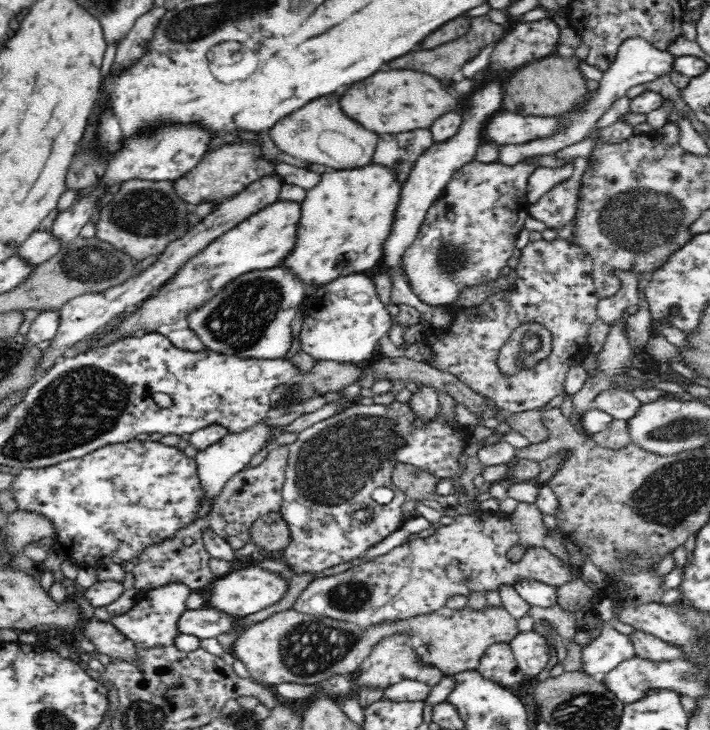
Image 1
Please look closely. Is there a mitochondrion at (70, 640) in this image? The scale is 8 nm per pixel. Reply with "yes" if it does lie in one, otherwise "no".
no

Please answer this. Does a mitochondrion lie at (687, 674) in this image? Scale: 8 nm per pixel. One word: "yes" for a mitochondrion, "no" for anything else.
yes

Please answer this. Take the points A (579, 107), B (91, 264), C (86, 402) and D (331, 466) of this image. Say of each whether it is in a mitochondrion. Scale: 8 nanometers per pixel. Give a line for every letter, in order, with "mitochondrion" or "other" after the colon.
A: other
B: mitochondrion
C: mitochondrion
D: mitochondrion

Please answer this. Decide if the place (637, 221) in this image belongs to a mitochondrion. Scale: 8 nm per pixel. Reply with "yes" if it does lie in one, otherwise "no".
yes

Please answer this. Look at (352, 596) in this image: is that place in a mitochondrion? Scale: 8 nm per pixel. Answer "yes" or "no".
yes

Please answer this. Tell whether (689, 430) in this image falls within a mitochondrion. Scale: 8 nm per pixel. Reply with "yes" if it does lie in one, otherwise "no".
yes

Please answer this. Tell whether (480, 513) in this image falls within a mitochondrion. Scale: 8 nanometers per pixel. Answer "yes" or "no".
no

